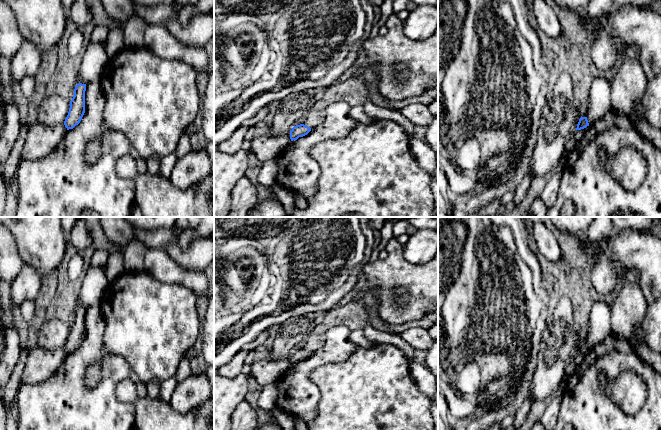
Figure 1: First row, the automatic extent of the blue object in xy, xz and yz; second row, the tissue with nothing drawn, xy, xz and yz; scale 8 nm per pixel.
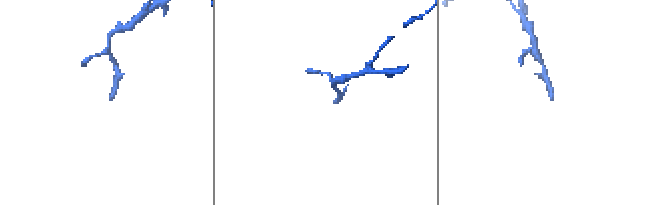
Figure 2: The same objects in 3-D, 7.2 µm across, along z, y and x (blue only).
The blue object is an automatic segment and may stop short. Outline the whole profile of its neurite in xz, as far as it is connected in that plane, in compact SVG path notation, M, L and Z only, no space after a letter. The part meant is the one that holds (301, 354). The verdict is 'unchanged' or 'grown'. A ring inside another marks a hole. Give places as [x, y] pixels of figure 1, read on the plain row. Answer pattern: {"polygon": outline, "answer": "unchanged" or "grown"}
{"polygon": "M304 348L296 349L290 355L290 363L291 365L297 364L299 361L303 361L307 359L311 355L311 352Z", "answer": "unchanged"}

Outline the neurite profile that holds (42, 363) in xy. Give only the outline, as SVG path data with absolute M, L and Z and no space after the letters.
M29 344L22 383L38 385L45 382L63 365L66 356L67 352L64 347L48 349L39 344Z

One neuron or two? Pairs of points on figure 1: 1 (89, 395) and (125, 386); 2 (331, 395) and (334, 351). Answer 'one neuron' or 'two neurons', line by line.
1: two neurons
2: two neurons

